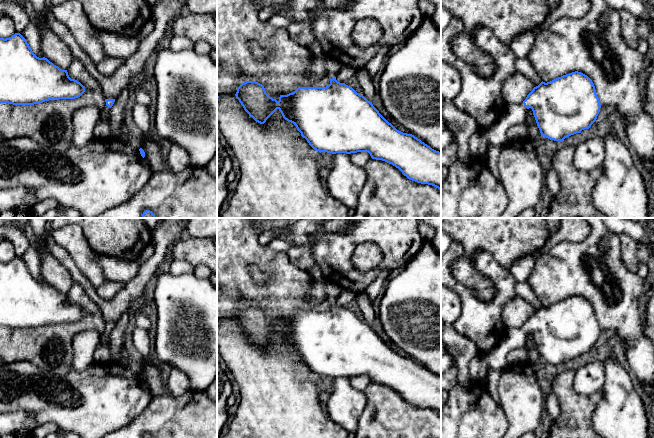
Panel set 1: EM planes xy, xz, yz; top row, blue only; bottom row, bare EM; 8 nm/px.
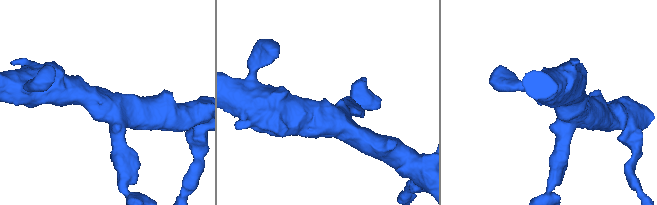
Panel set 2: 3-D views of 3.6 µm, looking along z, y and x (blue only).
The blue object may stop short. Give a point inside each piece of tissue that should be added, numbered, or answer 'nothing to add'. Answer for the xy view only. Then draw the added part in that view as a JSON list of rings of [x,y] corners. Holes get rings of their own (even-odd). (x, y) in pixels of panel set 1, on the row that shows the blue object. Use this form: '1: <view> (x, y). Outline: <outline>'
1: xy (105, 115). Outline: [[[107,105],[104,108],[104,111],[101,115],[101,119],[102,121],[108,122],[109,120],[109,112],[110,112],[110,107],[108,107]]]

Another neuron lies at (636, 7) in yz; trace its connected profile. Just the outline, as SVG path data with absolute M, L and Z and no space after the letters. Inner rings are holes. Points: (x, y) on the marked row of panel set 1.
M605 0L613 9L623 9L631 12L637 19L647 22L654 32L654 20L650 16L650 7L647 7L641 0Z

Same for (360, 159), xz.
M357 152L351 153L350 159L355 165L364 167L364 165L372 158L368 152Z

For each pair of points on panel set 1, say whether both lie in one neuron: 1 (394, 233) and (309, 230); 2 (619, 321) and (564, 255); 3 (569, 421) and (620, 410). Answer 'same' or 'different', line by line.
1: same
2: same
3: different

